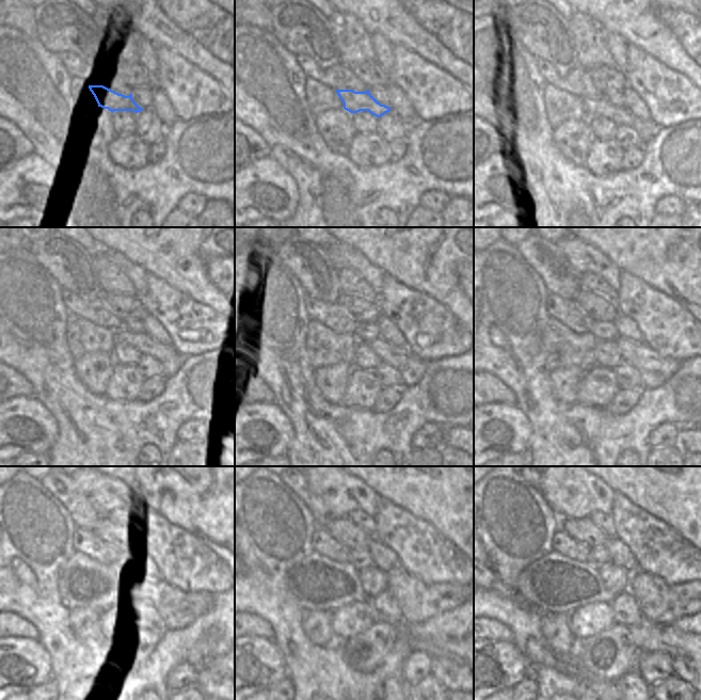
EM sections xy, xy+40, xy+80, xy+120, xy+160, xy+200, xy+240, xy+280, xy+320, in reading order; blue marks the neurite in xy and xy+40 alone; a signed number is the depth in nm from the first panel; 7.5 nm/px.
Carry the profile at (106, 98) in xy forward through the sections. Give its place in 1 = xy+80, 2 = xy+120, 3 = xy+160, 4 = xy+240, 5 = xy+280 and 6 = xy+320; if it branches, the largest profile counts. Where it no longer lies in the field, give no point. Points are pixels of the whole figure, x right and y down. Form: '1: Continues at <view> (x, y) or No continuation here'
1: Continues at xy+80 (595, 105)
2: Continues at xy+120 (166, 355)
3: Continues at xy+160 (412, 368)
4: Continues at xy+240 (178, 608)
5: Continues at xy+280 (418, 602)
6: Continues at xy+320 (662, 603).

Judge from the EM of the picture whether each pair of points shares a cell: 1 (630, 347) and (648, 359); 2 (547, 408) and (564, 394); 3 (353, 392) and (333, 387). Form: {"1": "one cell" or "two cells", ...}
{"1": "one cell", "2": "two cells", "3": "two cells"}

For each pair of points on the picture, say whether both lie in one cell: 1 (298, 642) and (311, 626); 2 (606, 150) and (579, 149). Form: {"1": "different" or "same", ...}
{"1": "different", "2": "different"}

